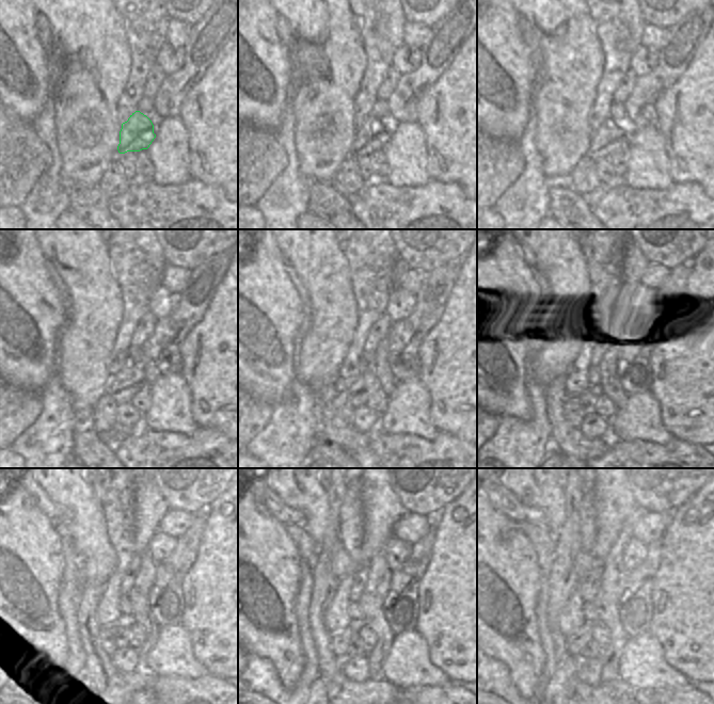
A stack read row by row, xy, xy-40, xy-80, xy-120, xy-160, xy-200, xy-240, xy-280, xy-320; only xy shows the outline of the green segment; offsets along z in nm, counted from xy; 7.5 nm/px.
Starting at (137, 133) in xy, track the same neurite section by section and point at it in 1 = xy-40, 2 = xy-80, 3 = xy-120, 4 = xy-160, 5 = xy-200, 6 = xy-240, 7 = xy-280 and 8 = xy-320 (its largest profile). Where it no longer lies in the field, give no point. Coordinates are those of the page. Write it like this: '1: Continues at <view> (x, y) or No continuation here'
1: Continues at xy-40 (371, 137)
2: Continues at xy-80 (608, 138)
3: Continues at xy-120 (123, 385)
4: Continues at xy-160 (360, 388)
5: Continues at xy-200 (590, 397)
6: Continues at xy-240 (105, 639)
7: Continues at xy-280 (340, 640)
8: Continues at xy-320 (575, 643)

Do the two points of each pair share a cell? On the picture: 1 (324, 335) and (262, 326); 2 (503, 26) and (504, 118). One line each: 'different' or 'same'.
1: different
2: same

